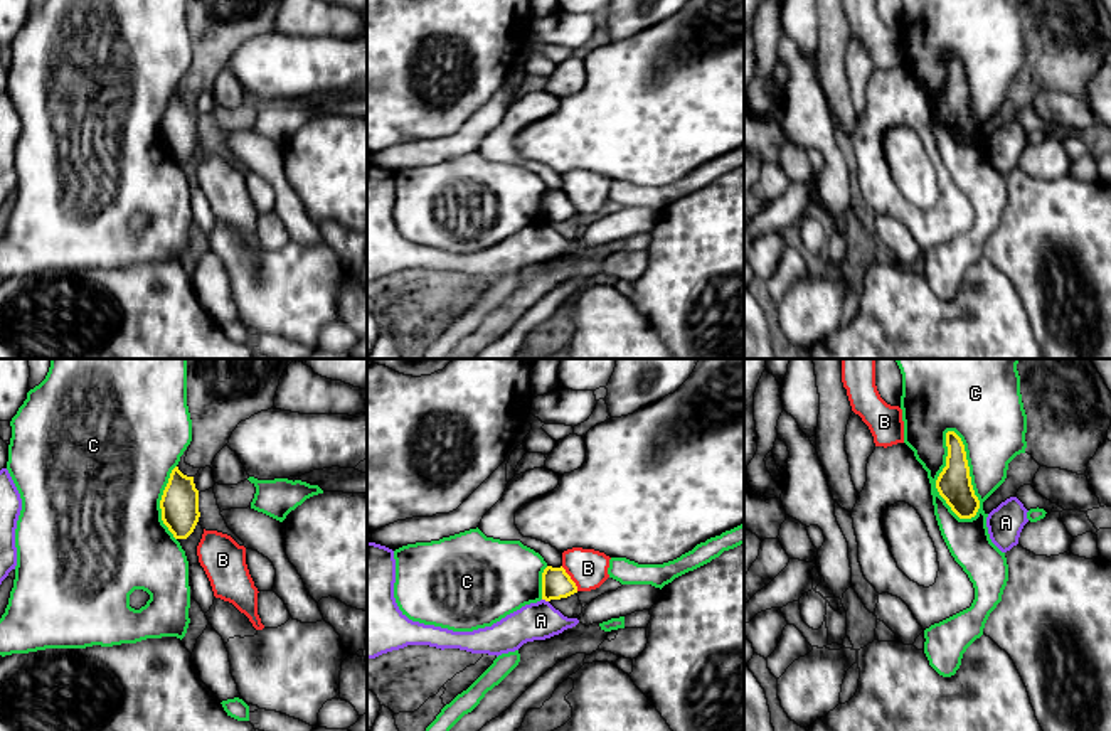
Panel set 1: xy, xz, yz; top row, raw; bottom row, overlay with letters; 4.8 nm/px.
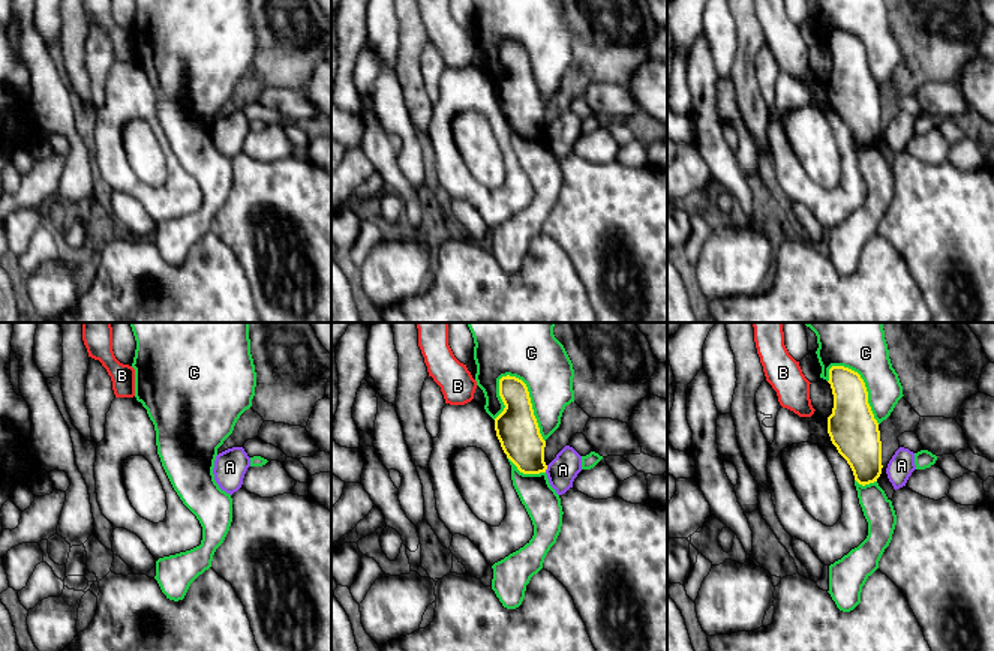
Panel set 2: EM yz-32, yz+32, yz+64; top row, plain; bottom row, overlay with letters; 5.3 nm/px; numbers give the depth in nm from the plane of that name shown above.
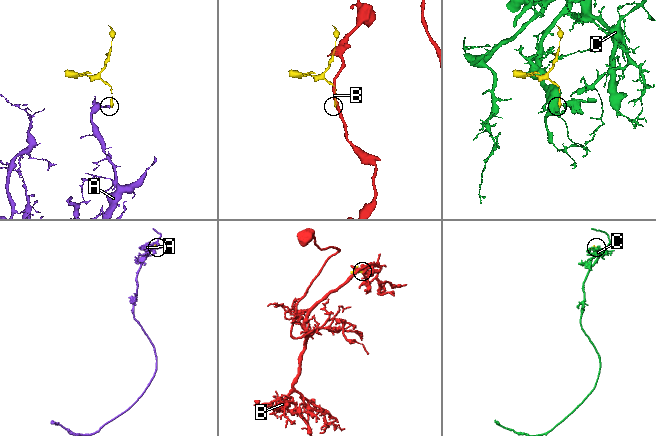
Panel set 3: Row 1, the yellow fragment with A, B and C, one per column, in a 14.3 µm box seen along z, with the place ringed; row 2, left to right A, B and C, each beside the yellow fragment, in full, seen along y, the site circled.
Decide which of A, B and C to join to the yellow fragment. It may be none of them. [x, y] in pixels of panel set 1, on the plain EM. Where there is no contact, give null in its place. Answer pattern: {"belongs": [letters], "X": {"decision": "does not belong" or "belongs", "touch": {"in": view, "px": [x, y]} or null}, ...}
{"belongs": [], "A": {"decision": "does not belong", "touch": {"in": "xz", "px": [546, 223]}}, "B": {"decision": "does not belong", "touch": {"in": "xz", "px": [569, 201]}}, "C": {"decision": "does not belong", "touch": {"in": "yz", "px": [968, 96]}}}

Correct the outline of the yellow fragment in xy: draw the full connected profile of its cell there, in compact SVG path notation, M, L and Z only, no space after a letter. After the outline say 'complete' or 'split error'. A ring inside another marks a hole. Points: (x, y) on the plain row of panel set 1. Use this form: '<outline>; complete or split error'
M175 89L163 113L160 131L162 143L173 160L187 162L200 140L199 113L195 111L194 99L183 98L178 89Z; complete

